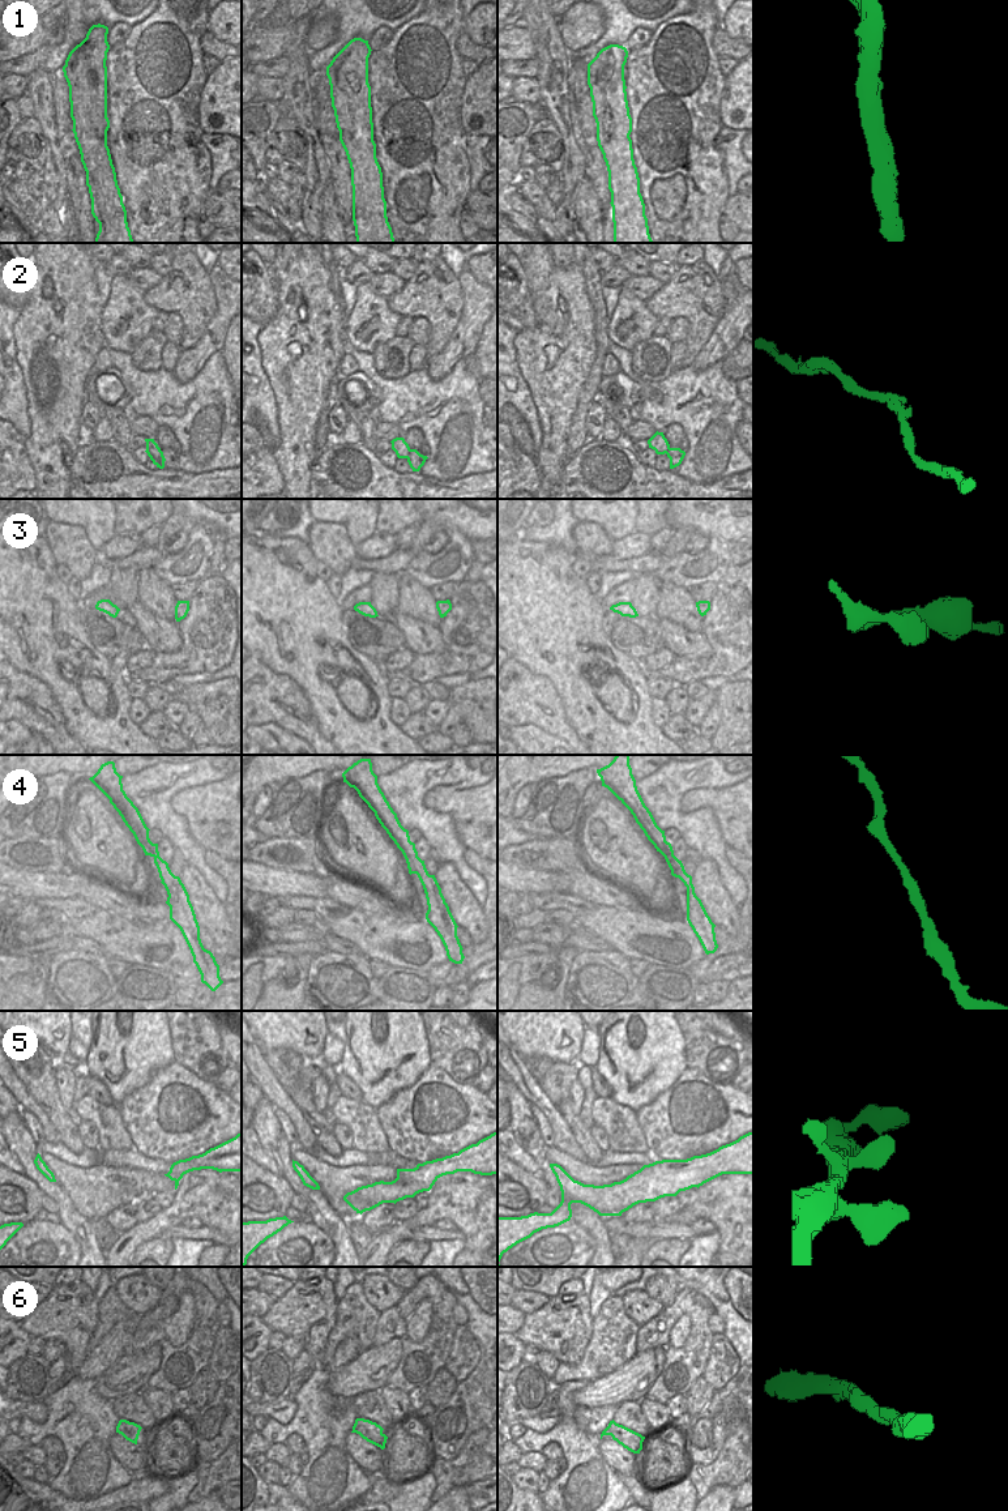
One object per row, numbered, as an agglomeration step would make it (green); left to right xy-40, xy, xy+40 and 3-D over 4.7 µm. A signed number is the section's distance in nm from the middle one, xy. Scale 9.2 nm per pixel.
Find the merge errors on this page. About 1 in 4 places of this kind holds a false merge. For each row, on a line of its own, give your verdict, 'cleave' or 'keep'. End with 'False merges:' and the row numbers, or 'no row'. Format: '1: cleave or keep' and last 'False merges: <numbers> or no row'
1: keep
2: keep
3: keep
4: keep
5: keep
6: keep
False merges: no row

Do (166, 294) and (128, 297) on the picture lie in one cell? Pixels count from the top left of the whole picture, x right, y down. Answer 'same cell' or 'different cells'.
different cells

